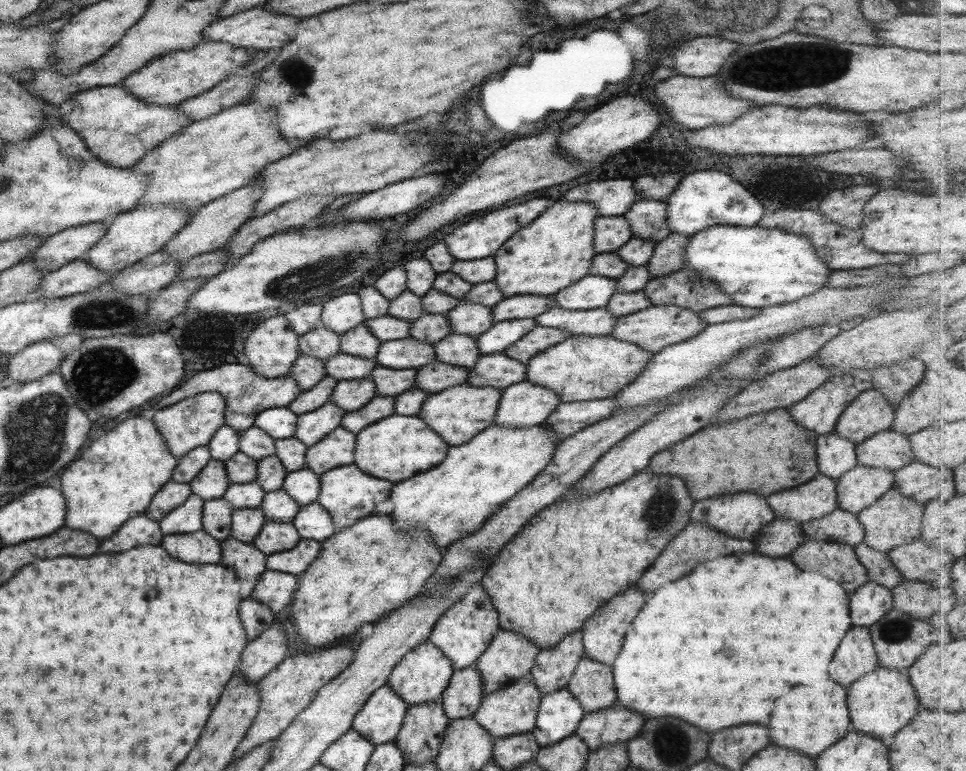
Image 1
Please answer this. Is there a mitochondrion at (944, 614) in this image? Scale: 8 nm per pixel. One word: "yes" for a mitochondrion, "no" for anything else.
no

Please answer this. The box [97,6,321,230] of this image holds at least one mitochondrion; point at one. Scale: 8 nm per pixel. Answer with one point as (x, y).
(288, 71)

